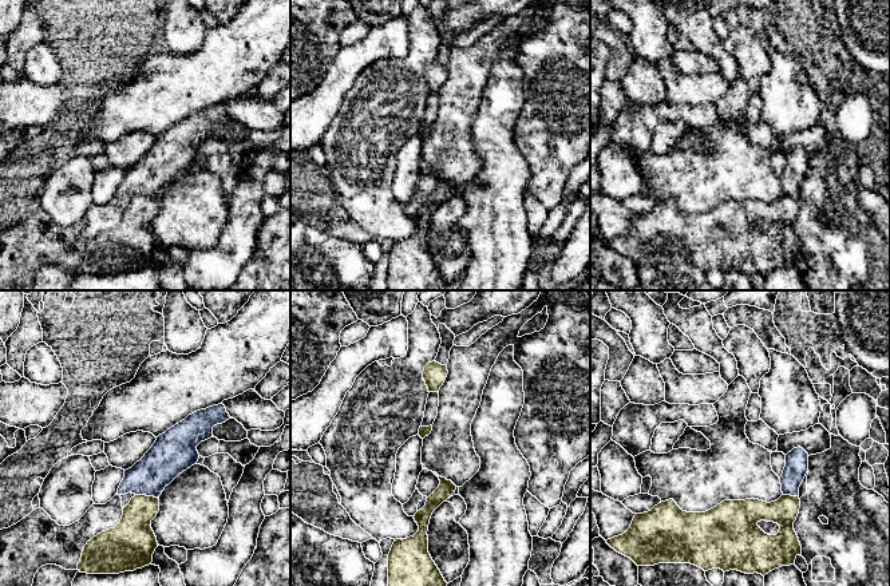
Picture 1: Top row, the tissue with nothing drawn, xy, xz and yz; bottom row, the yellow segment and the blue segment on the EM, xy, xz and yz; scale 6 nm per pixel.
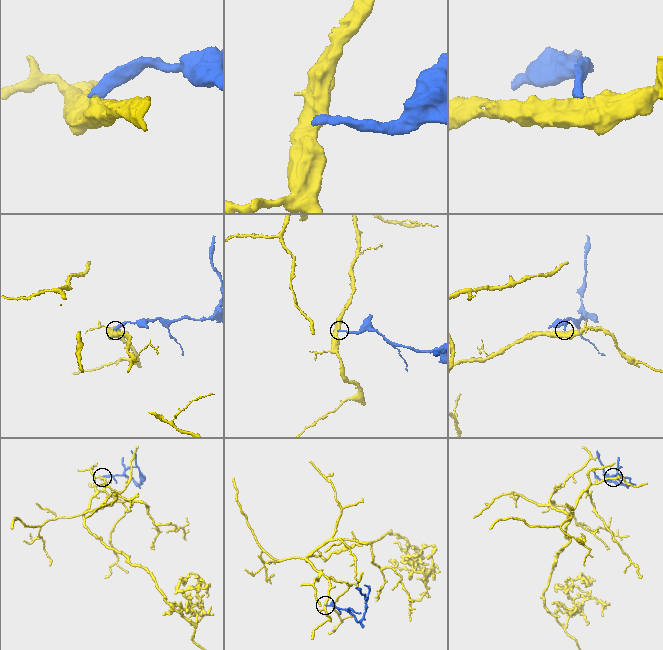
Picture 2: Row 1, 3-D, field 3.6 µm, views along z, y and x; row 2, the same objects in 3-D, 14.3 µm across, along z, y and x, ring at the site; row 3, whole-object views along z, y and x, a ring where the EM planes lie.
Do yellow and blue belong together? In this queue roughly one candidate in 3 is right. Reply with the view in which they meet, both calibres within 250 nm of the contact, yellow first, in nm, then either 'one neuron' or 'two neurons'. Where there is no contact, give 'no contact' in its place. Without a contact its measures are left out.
meets yellow in xy; 240 nm thick on the yellow side, 240 nm on the other; two neurons

